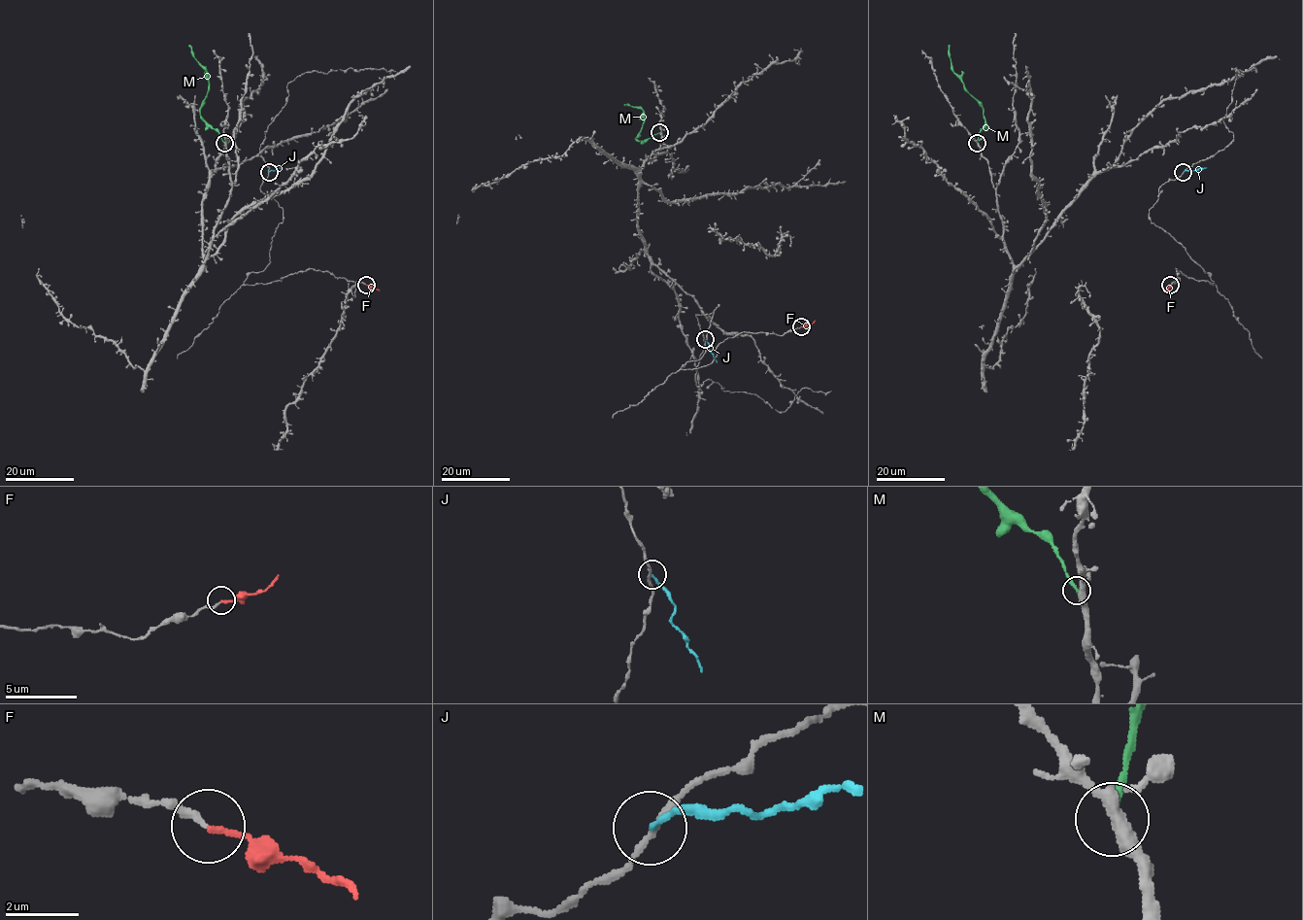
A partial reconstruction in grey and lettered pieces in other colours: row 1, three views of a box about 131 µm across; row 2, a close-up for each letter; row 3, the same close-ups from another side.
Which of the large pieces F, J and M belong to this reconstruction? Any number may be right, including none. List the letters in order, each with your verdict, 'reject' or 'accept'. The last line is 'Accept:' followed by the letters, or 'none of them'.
F: accept
J: reject
M: reject
Accept: F

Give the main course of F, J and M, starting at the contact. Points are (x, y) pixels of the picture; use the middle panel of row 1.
F: (801, 326), (815, 321)
J: (704, 339), (717, 362)
M: (659, 133), (637, 141), (644, 113), (624, 104)

